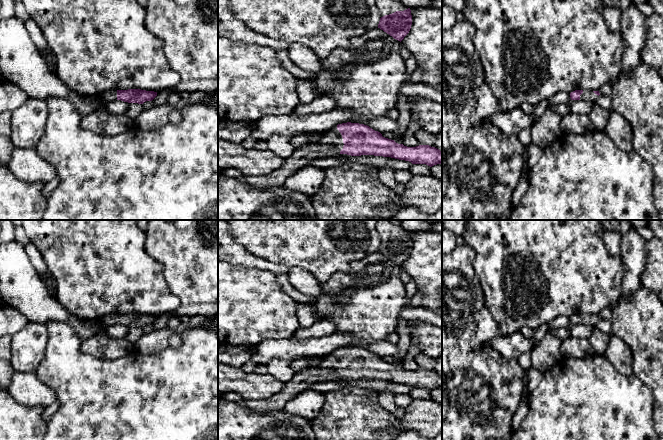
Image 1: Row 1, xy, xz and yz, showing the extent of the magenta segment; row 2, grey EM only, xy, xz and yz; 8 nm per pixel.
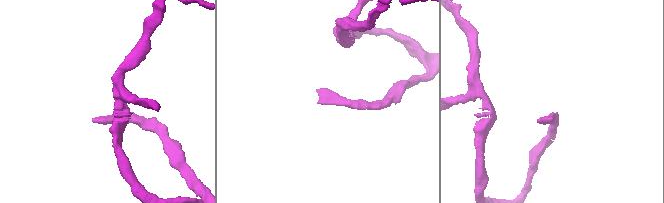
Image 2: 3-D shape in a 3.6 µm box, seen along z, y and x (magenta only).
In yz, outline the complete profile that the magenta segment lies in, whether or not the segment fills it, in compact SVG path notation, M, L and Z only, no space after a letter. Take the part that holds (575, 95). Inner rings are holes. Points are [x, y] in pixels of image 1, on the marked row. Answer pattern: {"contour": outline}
{"contour": "M575 90L570 93L570 98L571 100L595 102L599 95L599 91Z"}

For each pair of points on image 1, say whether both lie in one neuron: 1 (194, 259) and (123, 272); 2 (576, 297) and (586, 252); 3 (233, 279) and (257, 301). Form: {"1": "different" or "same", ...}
{"1": "different", "2": "same", "3": "same"}

